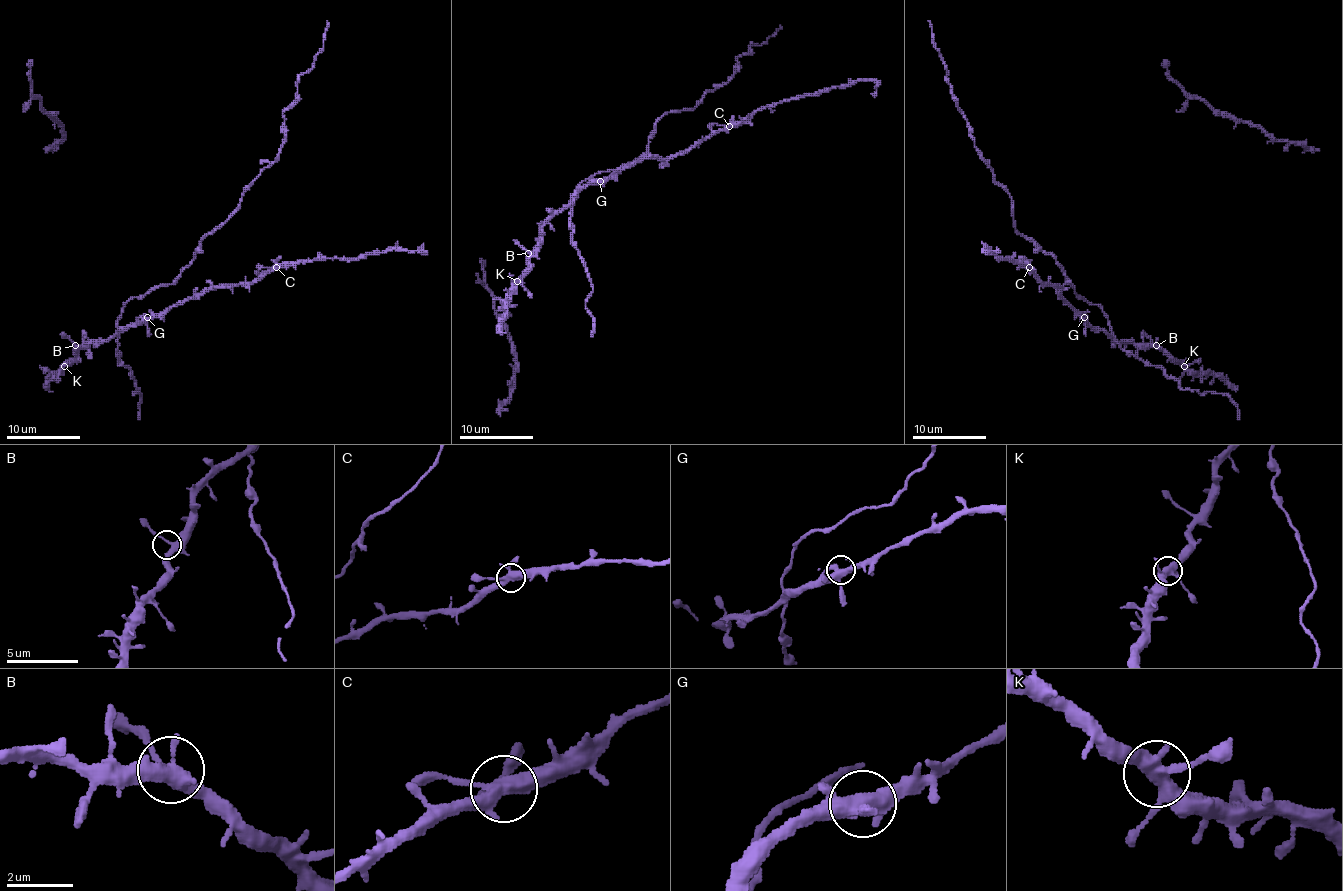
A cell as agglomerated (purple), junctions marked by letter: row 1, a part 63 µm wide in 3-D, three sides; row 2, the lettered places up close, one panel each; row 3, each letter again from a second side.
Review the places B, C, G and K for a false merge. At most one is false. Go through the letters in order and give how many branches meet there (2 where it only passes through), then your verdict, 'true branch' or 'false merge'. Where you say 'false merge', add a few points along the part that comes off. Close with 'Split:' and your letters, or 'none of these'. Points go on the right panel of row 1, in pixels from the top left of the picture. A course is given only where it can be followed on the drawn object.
B: 5 branches meet; true branch
C: 5 branches meet; true branch
G: 4 branches meet; true branch
K: 5 branches meet; true branch
Split: none of these

